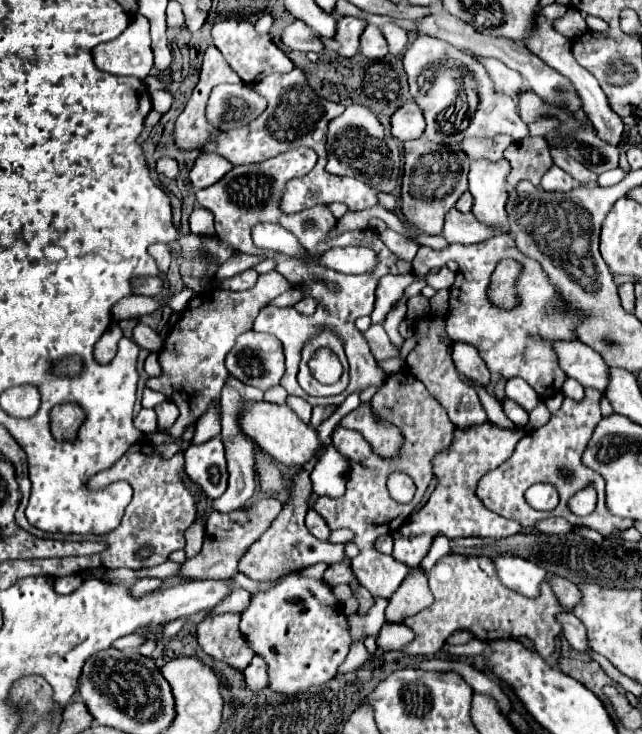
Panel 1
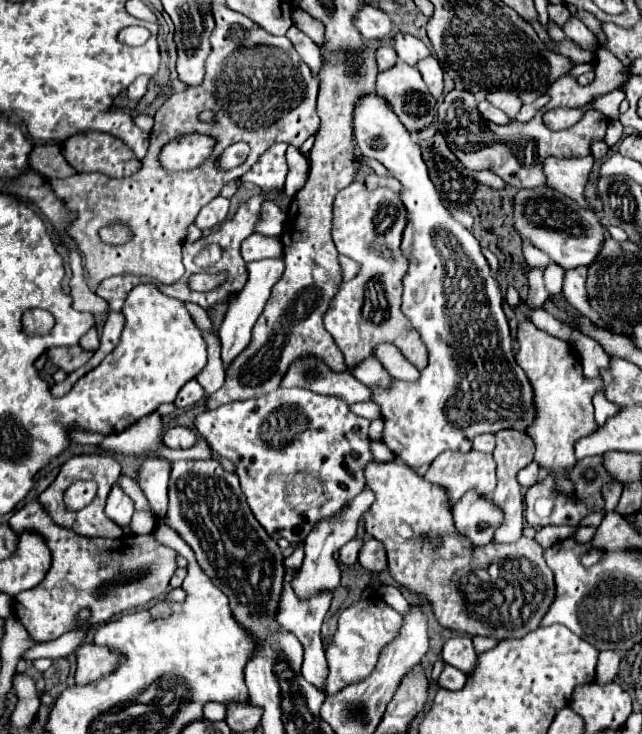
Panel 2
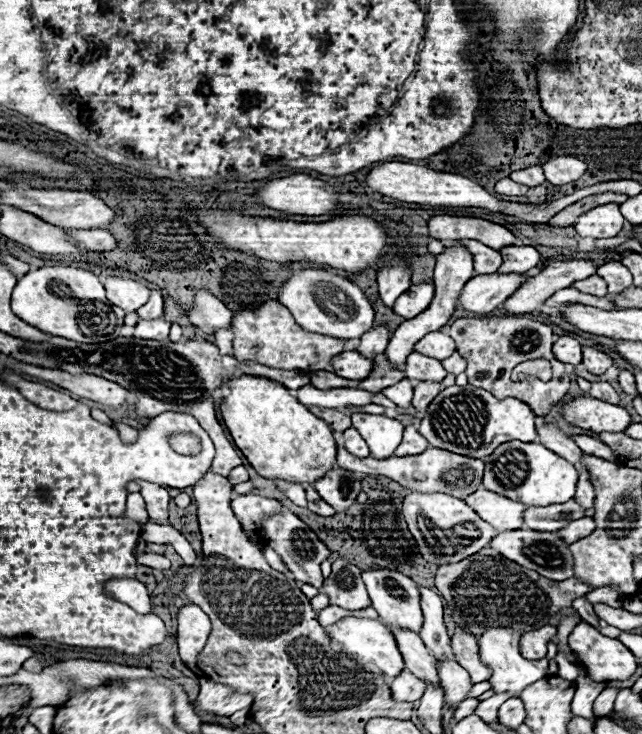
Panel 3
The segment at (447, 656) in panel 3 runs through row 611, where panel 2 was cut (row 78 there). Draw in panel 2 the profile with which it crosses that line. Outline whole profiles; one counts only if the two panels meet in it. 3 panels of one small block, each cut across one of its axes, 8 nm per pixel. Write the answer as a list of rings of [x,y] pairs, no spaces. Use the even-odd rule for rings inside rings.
[[[428,56],[428,58],[422,58],[418,64],[416,64],[418,72],[422,74],[430,94],[434,98],[440,98],[442,94],[442,68],[438,64],[438,60],[434,56]]]

